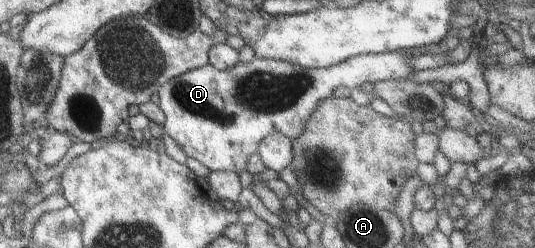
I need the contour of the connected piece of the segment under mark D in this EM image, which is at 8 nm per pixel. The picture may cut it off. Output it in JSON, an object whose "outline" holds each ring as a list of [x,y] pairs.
{"outline":[[[401,51],[359,54],[326,68],[304,68],[269,58],[253,58],[249,62],[238,61],[224,70],[215,69],[209,63],[203,64],[171,78],[156,91],[159,99],[157,105],[164,115],[162,128],[186,157],[192,157],[209,170],[231,170],[238,175],[246,169],[247,158],[257,151],[259,142],[266,135],[276,132],[290,140],[297,137],[315,106],[323,98],[331,95],[335,87],[342,85],[340,87],[348,90],[357,88],[367,81],[373,83],[379,80],[407,79],[414,72],[409,66],[411,58],[409,52]]]}

